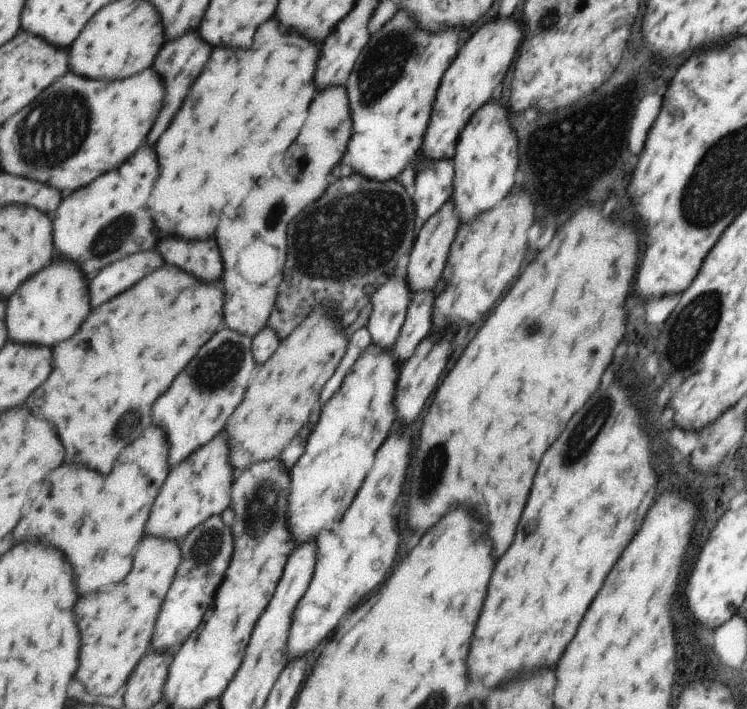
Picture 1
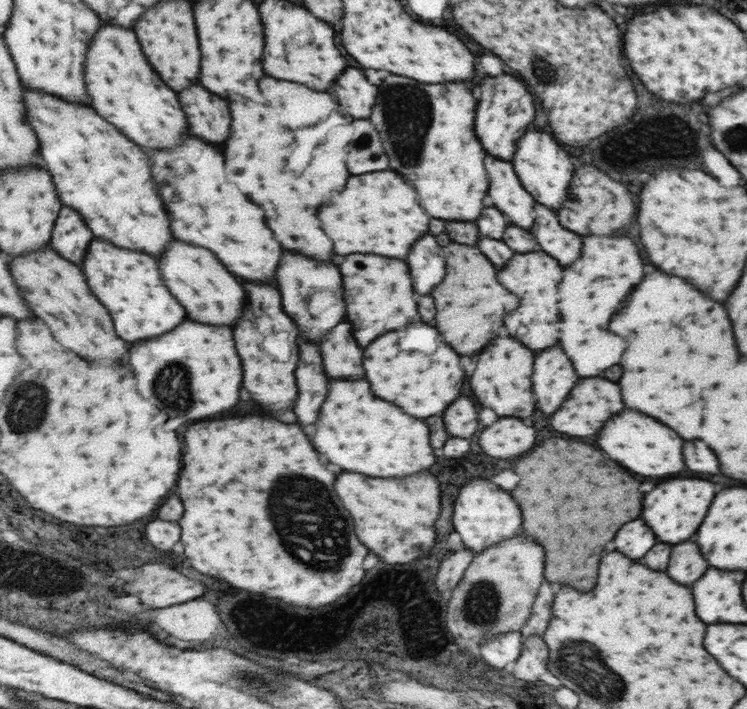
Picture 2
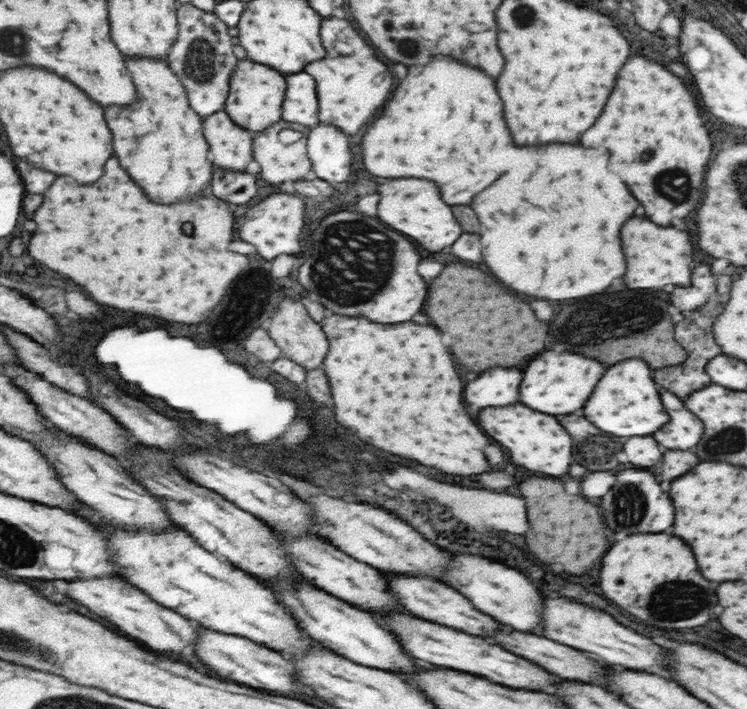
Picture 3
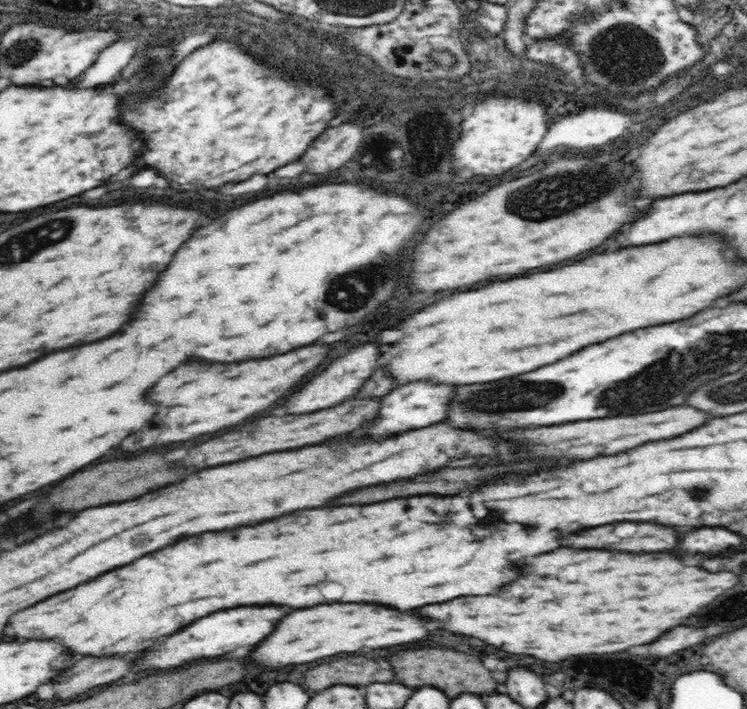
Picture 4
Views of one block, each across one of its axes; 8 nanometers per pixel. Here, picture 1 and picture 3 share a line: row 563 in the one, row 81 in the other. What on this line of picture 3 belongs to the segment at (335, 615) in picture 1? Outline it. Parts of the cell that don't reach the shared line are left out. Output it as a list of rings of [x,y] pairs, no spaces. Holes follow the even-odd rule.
[[[329,18],[323,20],[323,44],[331,56],[327,60],[317,60],[309,64],[305,72],[319,80],[319,102],[321,102],[321,124],[337,126],[345,134],[357,134],[363,130],[383,108],[389,98],[389,90],[393,88],[393,78],[387,72],[385,64],[375,58],[375,52],[363,42],[363,38],[355,32],[349,20]],[[351,46],[349,54],[343,50]]]

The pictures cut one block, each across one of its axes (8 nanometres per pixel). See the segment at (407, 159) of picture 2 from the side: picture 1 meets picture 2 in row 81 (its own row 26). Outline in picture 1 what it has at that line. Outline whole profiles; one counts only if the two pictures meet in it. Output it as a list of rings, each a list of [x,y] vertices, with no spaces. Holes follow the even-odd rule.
[[[403,12],[393,14],[391,20],[371,36],[371,44],[363,48],[363,56],[359,56],[359,64],[355,64],[355,72],[351,74],[351,80],[347,84],[351,92],[351,112],[355,112],[355,136],[351,136],[351,148],[343,156],[343,162],[345,166],[349,164],[353,168],[353,174],[359,174],[365,180],[385,182],[395,178],[405,168],[405,164],[411,164],[415,160],[421,144],[421,134],[429,120],[435,90],[455,52],[457,30],[443,30],[429,36],[415,30],[415,24],[411,24],[403,16]]]

